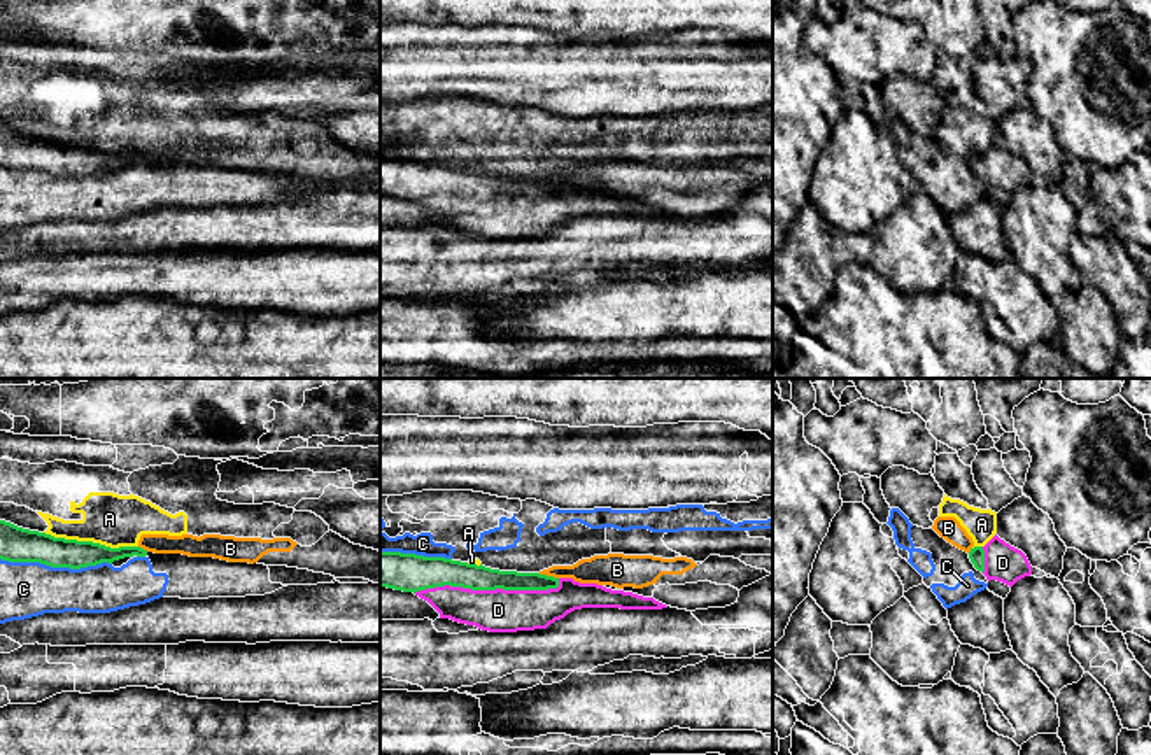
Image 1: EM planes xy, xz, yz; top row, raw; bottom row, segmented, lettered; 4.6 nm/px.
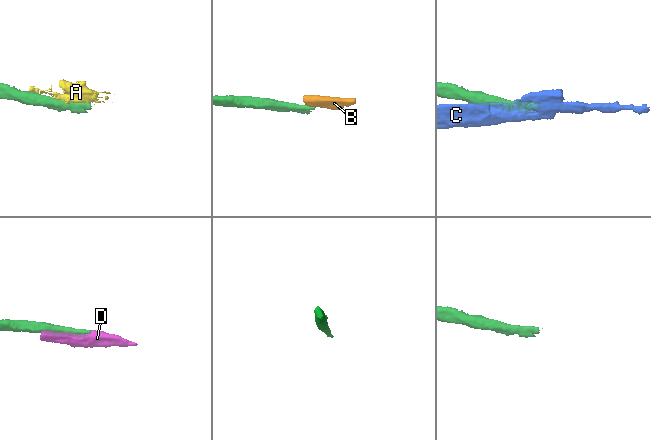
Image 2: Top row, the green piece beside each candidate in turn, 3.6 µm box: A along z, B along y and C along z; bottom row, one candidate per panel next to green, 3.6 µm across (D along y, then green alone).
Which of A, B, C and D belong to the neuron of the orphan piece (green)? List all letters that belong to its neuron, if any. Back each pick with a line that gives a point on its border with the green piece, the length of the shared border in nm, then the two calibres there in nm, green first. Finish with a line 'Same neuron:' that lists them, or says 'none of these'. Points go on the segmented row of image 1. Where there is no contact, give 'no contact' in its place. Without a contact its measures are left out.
D: xz (489, 589) | 700 nm | 140/190 nm
Same neuron: D

